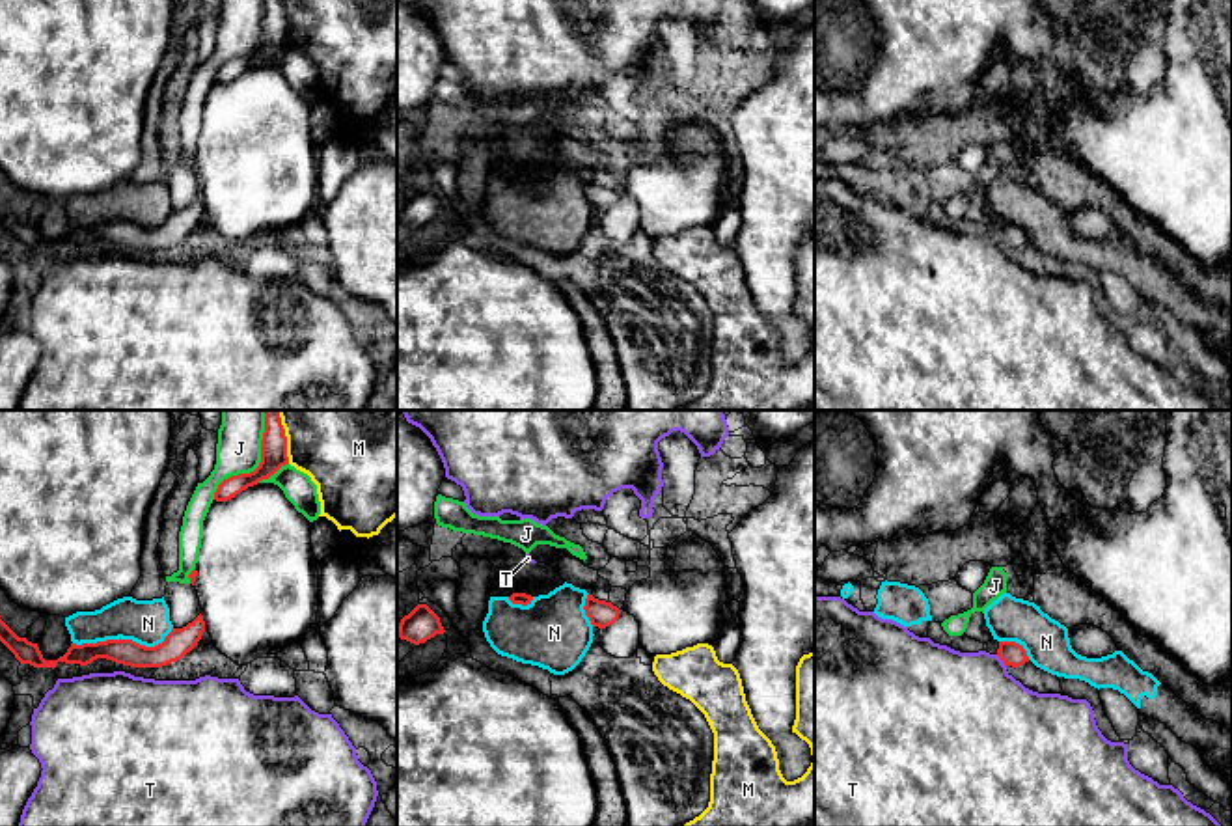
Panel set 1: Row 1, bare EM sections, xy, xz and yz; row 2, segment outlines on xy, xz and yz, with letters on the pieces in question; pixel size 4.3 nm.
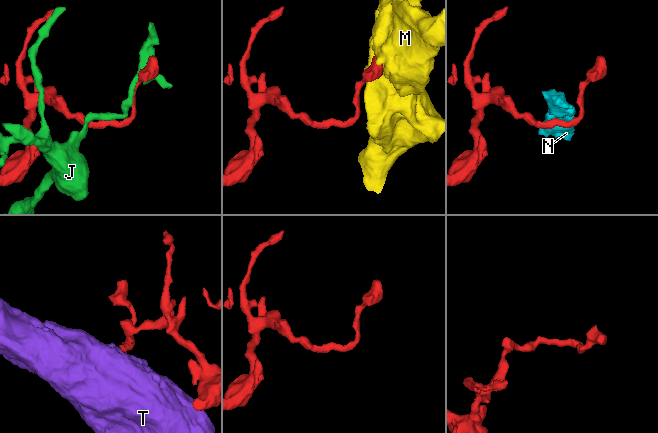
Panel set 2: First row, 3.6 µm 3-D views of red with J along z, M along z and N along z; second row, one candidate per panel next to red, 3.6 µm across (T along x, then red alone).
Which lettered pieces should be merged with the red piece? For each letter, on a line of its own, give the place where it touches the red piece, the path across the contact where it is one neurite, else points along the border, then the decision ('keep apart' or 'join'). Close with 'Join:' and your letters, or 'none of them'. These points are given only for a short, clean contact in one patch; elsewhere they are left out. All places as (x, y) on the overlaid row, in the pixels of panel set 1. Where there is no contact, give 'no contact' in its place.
J: contact xy (260, 465); keep apart
M: contact xy (286, 437); border xy (278, 411), (287, 439), (289, 463); keep apart
N: contact xy (123, 640); border xy (172, 627), (153, 646), (140, 646), (120, 638), (73, 644); keep apart
T: contact yz (1001, 659); border yz (996, 655), (1005, 666); keep apart
Join: none of them

